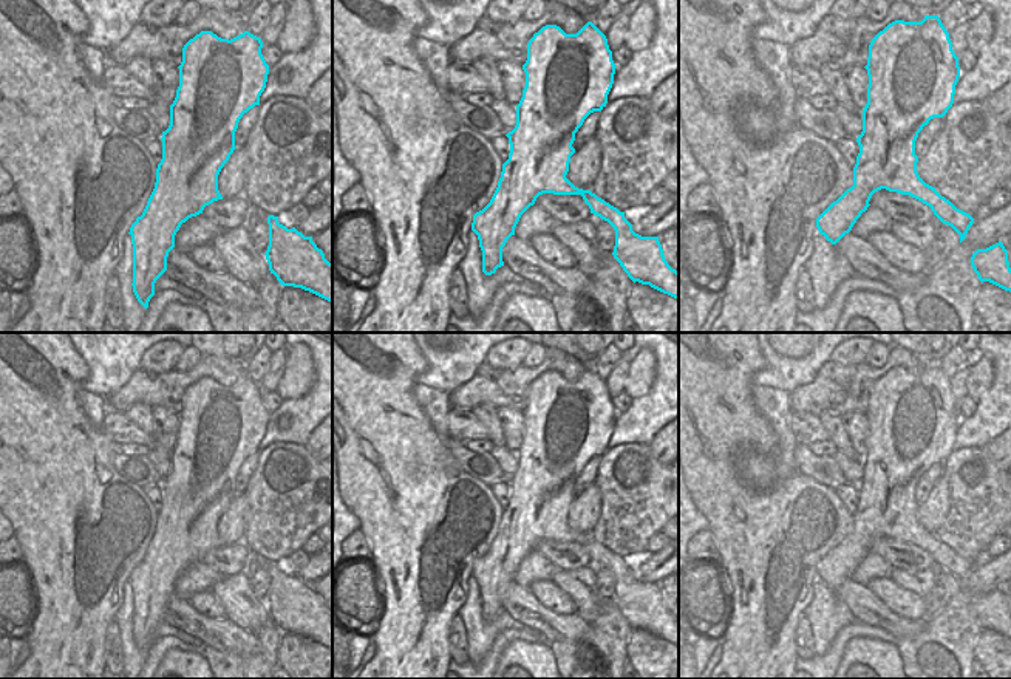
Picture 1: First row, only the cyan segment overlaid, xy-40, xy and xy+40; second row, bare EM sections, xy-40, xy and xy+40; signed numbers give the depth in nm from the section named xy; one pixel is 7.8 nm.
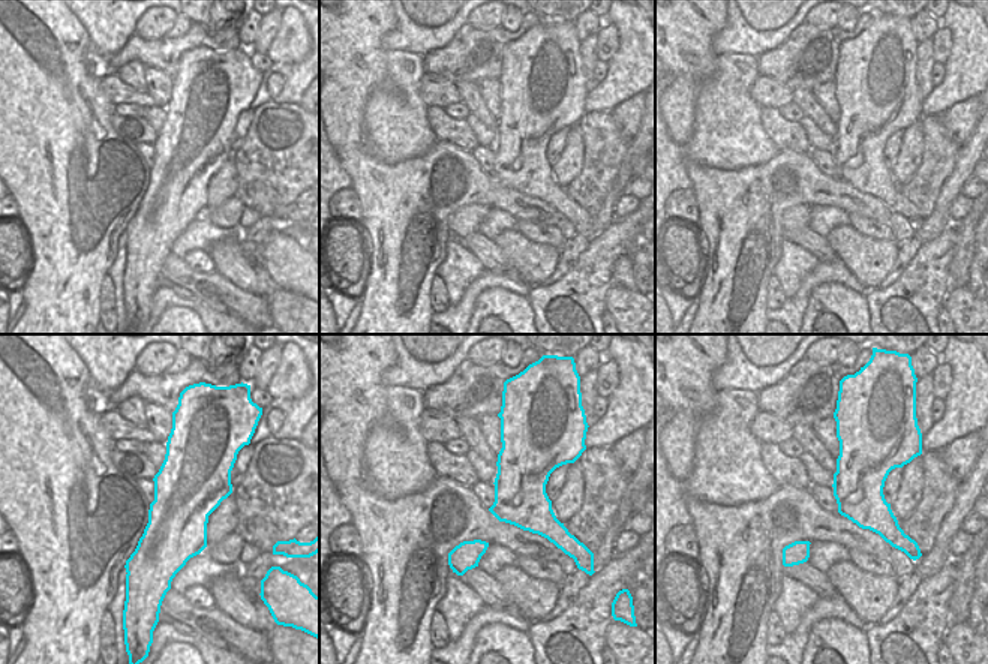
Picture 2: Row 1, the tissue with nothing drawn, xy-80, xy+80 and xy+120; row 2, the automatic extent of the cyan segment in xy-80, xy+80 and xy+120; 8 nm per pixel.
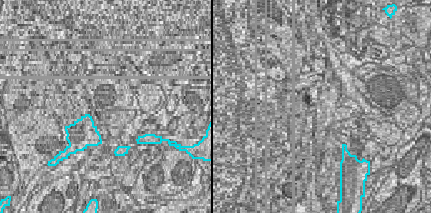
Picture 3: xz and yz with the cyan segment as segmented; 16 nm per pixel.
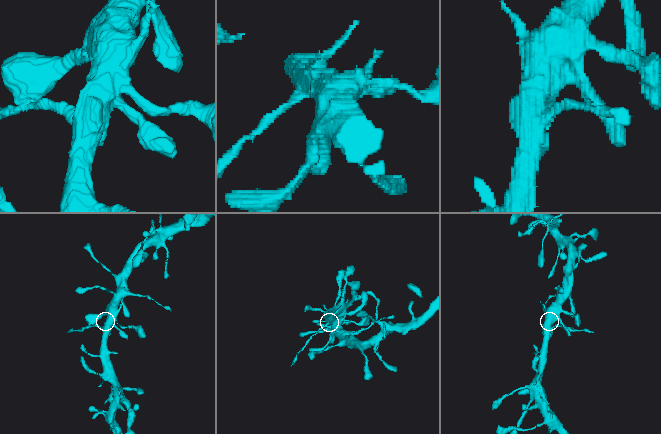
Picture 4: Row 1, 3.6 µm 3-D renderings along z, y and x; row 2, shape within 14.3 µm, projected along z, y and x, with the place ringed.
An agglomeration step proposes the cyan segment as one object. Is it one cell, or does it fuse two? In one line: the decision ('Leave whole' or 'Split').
Split

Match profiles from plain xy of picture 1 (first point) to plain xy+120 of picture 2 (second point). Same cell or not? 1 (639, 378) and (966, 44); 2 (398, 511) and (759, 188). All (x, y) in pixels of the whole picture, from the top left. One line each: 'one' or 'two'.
1: two
2: one

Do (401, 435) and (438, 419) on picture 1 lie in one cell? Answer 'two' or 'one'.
two

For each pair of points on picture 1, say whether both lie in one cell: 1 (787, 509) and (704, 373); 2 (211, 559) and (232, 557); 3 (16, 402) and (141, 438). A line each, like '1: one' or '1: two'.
1: one
2: one
3: two

